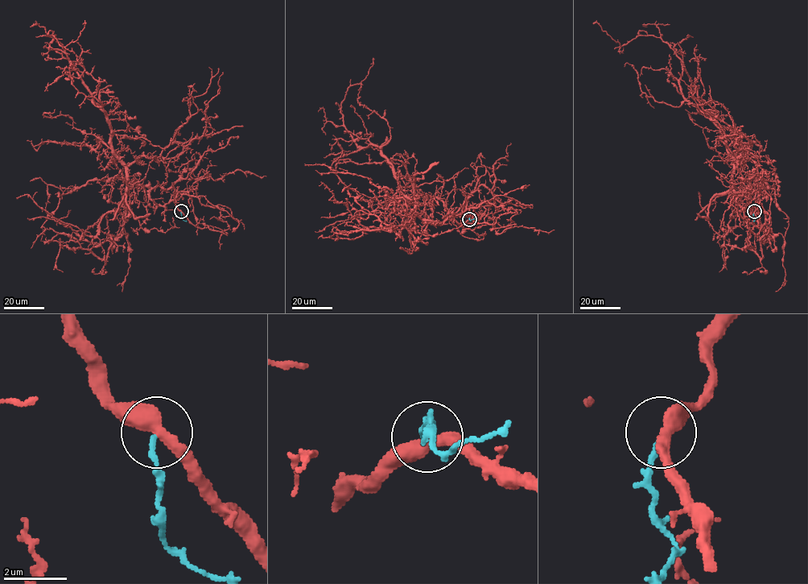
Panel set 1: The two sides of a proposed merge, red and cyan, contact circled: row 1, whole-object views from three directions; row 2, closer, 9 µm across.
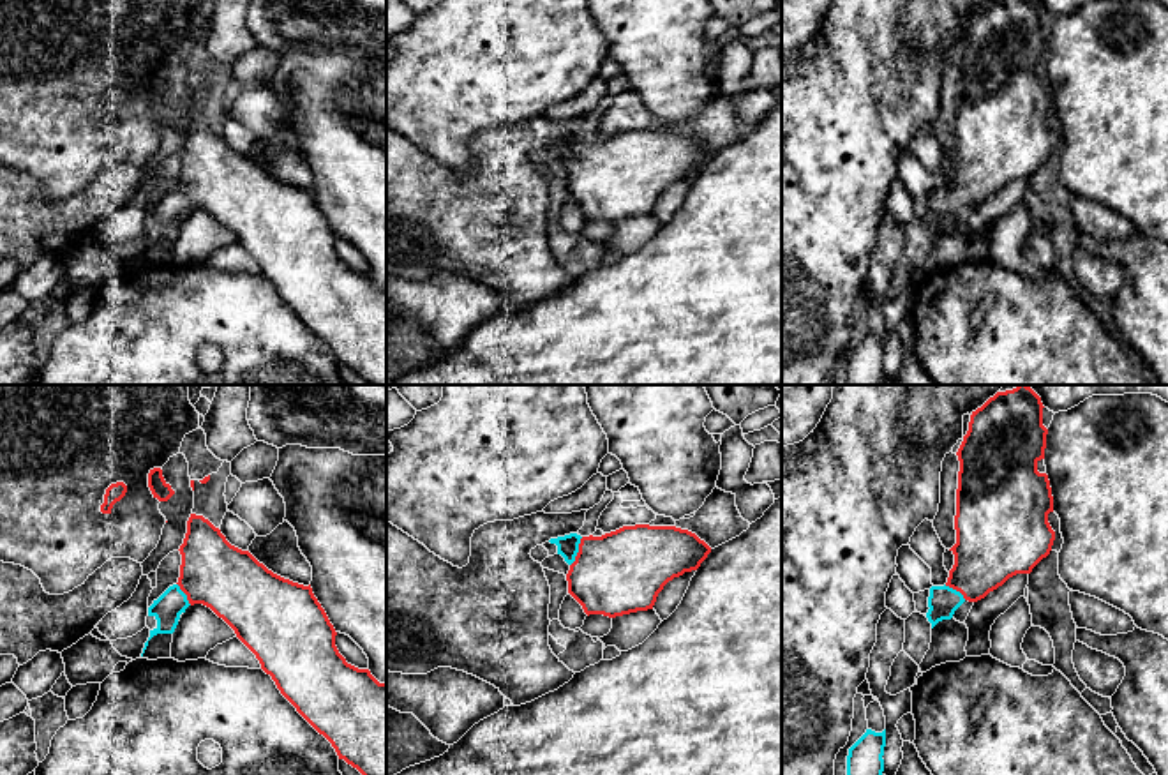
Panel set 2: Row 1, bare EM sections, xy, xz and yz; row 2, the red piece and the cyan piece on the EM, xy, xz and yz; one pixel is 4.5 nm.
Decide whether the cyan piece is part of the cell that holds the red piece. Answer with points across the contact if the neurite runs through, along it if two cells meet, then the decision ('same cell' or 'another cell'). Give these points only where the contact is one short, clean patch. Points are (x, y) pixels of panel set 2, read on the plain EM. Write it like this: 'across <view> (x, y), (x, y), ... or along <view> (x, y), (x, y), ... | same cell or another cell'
across xz (620, 177), (604, 175), (579, 156), (567, 150) | same cell

